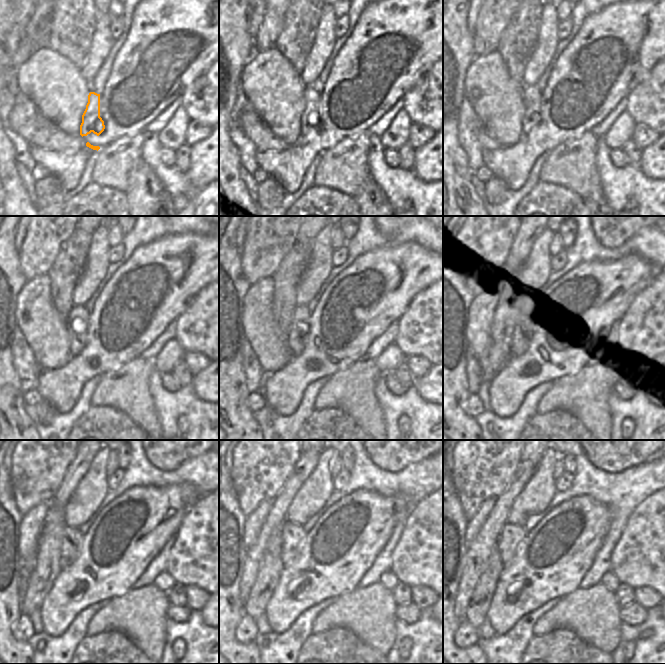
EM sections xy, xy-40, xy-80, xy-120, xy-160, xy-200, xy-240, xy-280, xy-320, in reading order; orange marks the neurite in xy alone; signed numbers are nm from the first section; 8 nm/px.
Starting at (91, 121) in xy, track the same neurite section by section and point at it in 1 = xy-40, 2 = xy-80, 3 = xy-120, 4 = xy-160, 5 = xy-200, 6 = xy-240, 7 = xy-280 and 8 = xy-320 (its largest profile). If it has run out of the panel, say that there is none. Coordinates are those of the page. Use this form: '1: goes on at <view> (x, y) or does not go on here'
1: goes on at xy-40 (312, 97)
2: goes on at xy-80 (532, 95)
3: goes on at xy-120 (77, 320)
4: goes on at xy-160 (299, 328)
5: goes on at xy-200 (523, 314)
6: goes on at xy-240 (72, 539)
7: goes on at xy-280 (293, 535)
8: goes on at xy-320 (511, 535)

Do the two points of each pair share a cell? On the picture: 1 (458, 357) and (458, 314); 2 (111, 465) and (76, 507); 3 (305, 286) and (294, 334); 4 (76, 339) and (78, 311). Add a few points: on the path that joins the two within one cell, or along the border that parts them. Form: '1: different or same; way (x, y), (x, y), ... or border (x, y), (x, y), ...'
1: same; way (457, 346), (457, 325)
2: different; border (111, 451), (106, 463), (107, 477)
3: different; border (296, 305), (305, 306)
4: same; way (77, 332), (78, 318)

